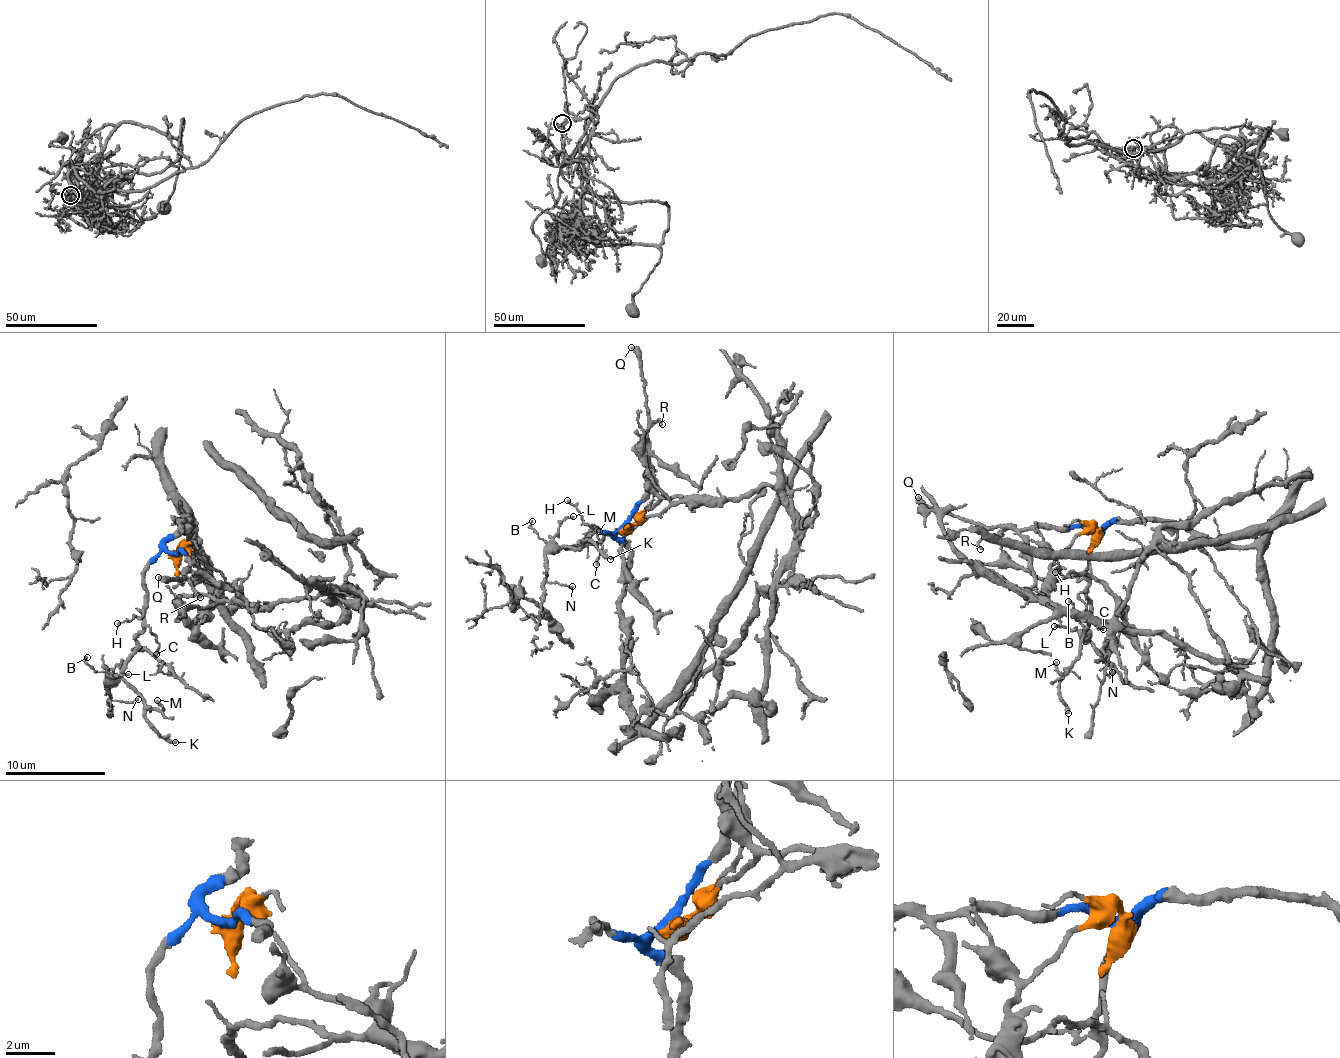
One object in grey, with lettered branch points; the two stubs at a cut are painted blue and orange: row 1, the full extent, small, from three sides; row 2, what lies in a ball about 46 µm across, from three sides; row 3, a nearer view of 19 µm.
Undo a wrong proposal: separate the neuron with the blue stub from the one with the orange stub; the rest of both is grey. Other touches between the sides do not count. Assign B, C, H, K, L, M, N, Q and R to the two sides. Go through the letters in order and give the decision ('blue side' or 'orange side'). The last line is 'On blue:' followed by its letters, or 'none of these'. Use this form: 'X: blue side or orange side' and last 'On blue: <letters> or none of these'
B: blue side
C: blue side
H: blue side
K: blue side
L: blue side
M: blue side
N: blue side
Q: blue side
R: blue side
On blue: B, C, H, K, L, M, N, Q, R

